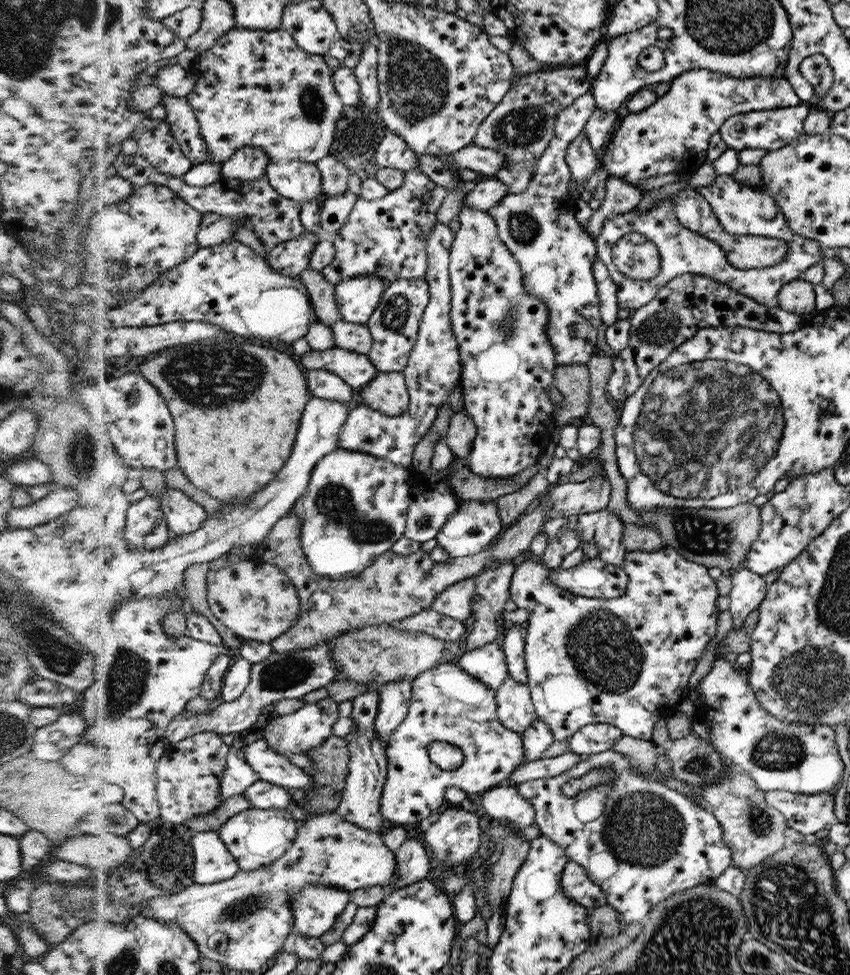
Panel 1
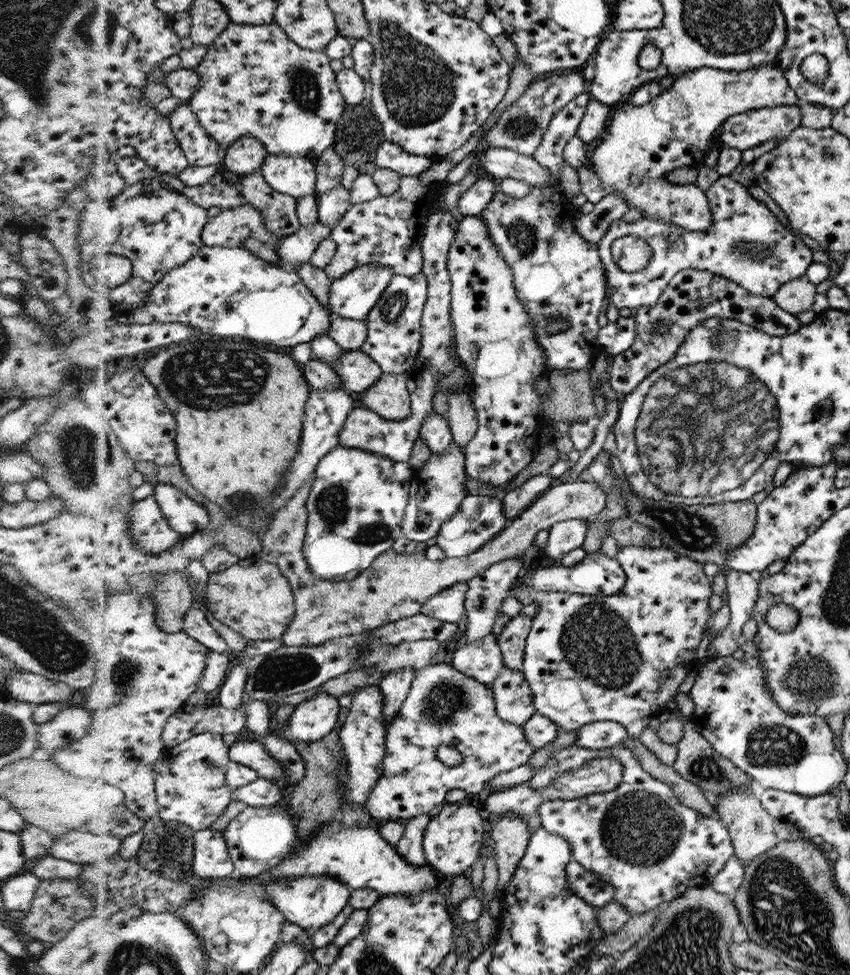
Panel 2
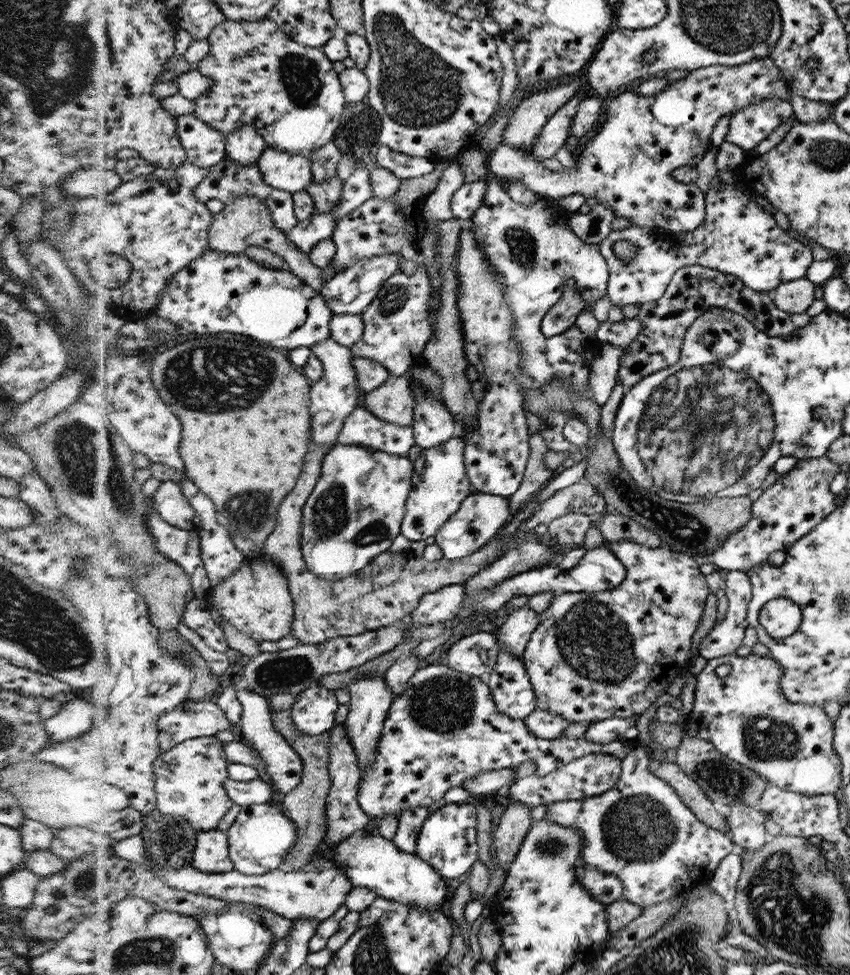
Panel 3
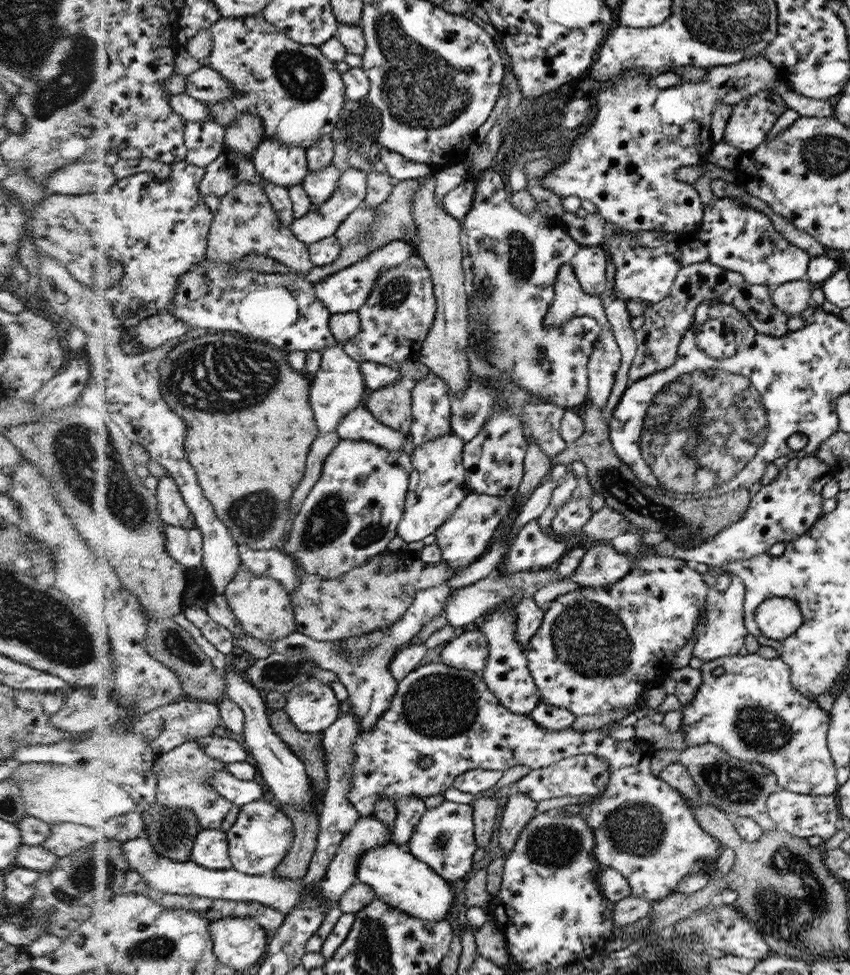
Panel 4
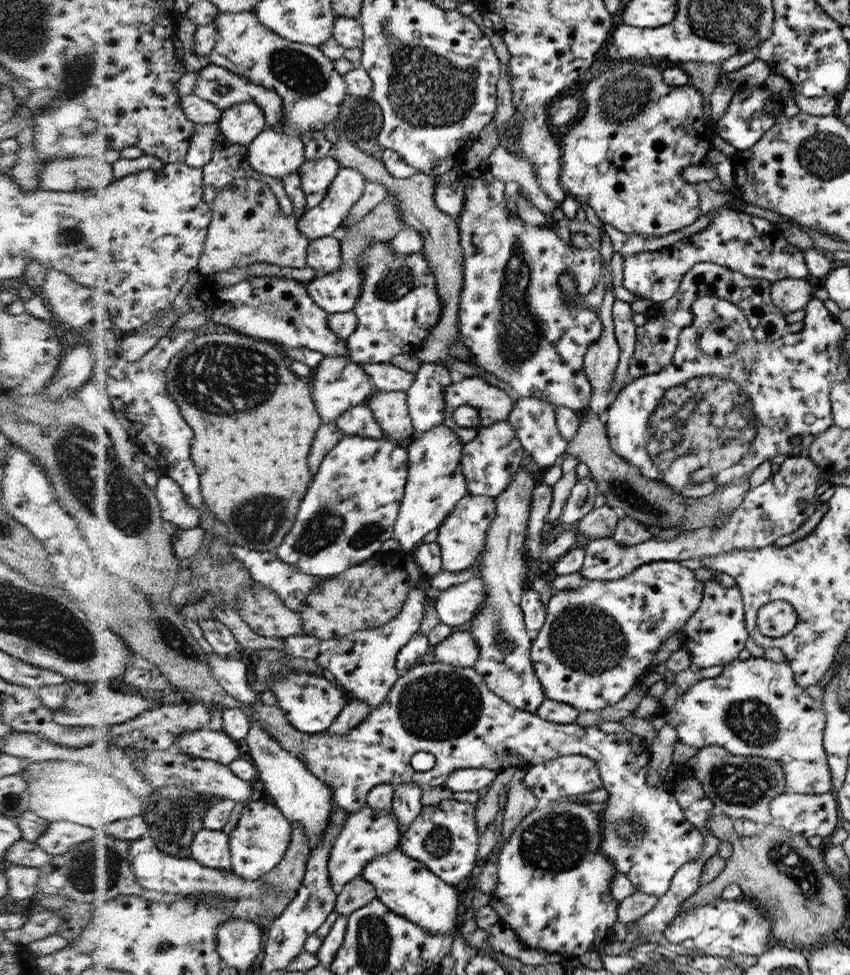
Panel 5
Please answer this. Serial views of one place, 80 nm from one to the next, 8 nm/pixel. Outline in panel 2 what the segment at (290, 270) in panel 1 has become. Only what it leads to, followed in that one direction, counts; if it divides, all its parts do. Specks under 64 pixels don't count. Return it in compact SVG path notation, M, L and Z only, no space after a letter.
M322 221L308 226L303 225L294 236L282 240L277 249L281 256L281 262L295 265L295 270L298 269L298 264L310 263L319 246L330 238L333 230L334 228L327 222Z

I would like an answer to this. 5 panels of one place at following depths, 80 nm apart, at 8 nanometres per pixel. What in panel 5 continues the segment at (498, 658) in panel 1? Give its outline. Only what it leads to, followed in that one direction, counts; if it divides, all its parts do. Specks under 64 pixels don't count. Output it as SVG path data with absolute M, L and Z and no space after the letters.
M456 631L436 644L435 662L472 668L481 656L479 644L470 631Z

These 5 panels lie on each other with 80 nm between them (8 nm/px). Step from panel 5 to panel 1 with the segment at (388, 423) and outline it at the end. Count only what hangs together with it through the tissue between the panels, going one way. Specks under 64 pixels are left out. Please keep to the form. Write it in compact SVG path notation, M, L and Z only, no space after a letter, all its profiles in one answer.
M402 371L376 373L374 380L361 390L364 405L385 415L399 415L410 408L410 392Z

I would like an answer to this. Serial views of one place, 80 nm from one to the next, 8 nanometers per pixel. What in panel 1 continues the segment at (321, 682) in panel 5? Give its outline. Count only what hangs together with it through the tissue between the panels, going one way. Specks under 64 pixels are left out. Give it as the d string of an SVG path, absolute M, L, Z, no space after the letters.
M331 697L316 703L307 703L298 712L287 715L275 715L263 726L264 738L269 745L281 755L307 754L322 746L330 737L335 735L336 723L341 717L340 703Z

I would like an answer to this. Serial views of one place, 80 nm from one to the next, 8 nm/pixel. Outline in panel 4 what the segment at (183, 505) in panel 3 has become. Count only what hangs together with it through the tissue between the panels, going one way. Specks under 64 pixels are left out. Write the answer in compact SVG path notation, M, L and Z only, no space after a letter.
M172 476L161 479L156 492L160 501L163 520L168 525L182 528L198 528L197 516L188 506L180 486Z

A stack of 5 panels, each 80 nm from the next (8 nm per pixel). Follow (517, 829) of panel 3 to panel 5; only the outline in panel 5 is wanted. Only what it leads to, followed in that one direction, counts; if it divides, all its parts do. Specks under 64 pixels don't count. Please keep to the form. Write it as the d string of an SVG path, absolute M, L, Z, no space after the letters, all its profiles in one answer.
M523 781L508 791L506 800L504 814L502 814L502 836L505 841L508 841L516 825L520 825L520 822L540 805L540 802Z

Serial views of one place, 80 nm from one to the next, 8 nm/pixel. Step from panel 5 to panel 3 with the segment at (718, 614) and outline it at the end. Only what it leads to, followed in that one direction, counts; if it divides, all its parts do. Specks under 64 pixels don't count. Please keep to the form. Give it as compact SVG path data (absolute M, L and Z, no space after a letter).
M727 571L724 589L728 599L726 617L714 625L699 646L699 656L707 661L734 654L743 645L744 631L749 626L747 613L753 596L751 578L746 572Z

